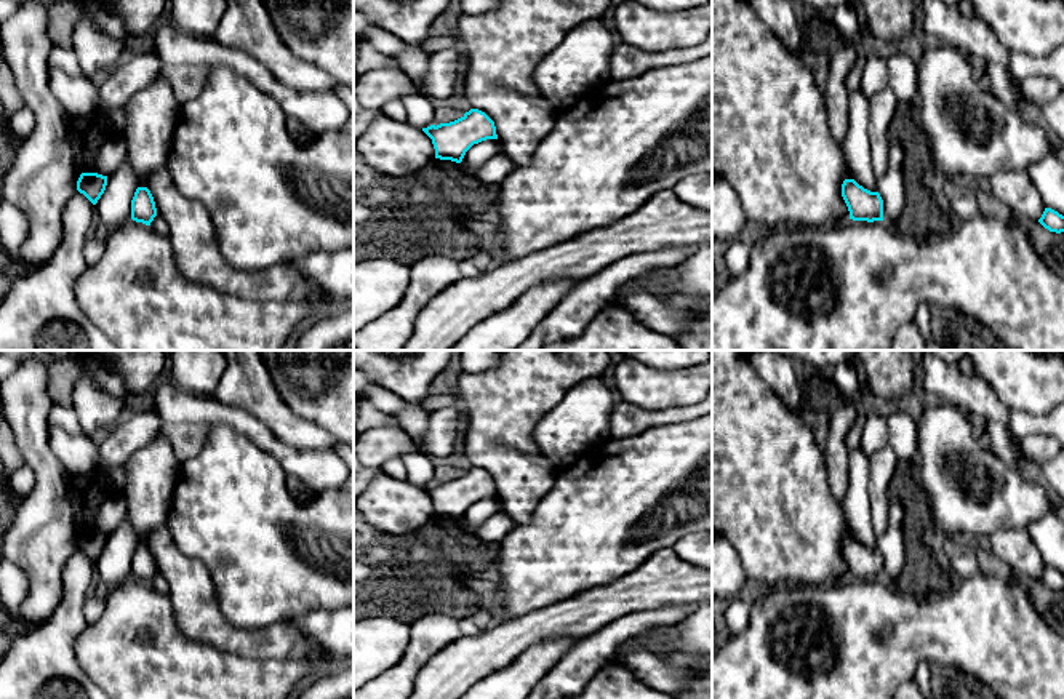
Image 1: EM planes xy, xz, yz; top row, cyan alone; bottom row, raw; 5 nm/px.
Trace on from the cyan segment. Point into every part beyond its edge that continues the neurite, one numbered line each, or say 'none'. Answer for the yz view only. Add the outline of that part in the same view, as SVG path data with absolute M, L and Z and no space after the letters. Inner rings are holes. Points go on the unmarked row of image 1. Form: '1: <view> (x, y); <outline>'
none

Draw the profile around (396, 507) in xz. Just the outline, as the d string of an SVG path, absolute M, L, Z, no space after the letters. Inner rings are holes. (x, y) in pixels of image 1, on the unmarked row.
M386 473L370 481L358 504L365 520L389 536L418 531L435 518L432 497L422 488Z

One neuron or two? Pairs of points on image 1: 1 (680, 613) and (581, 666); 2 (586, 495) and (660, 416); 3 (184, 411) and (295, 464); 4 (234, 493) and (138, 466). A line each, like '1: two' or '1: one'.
1: one
2: two
3: one
4: two

